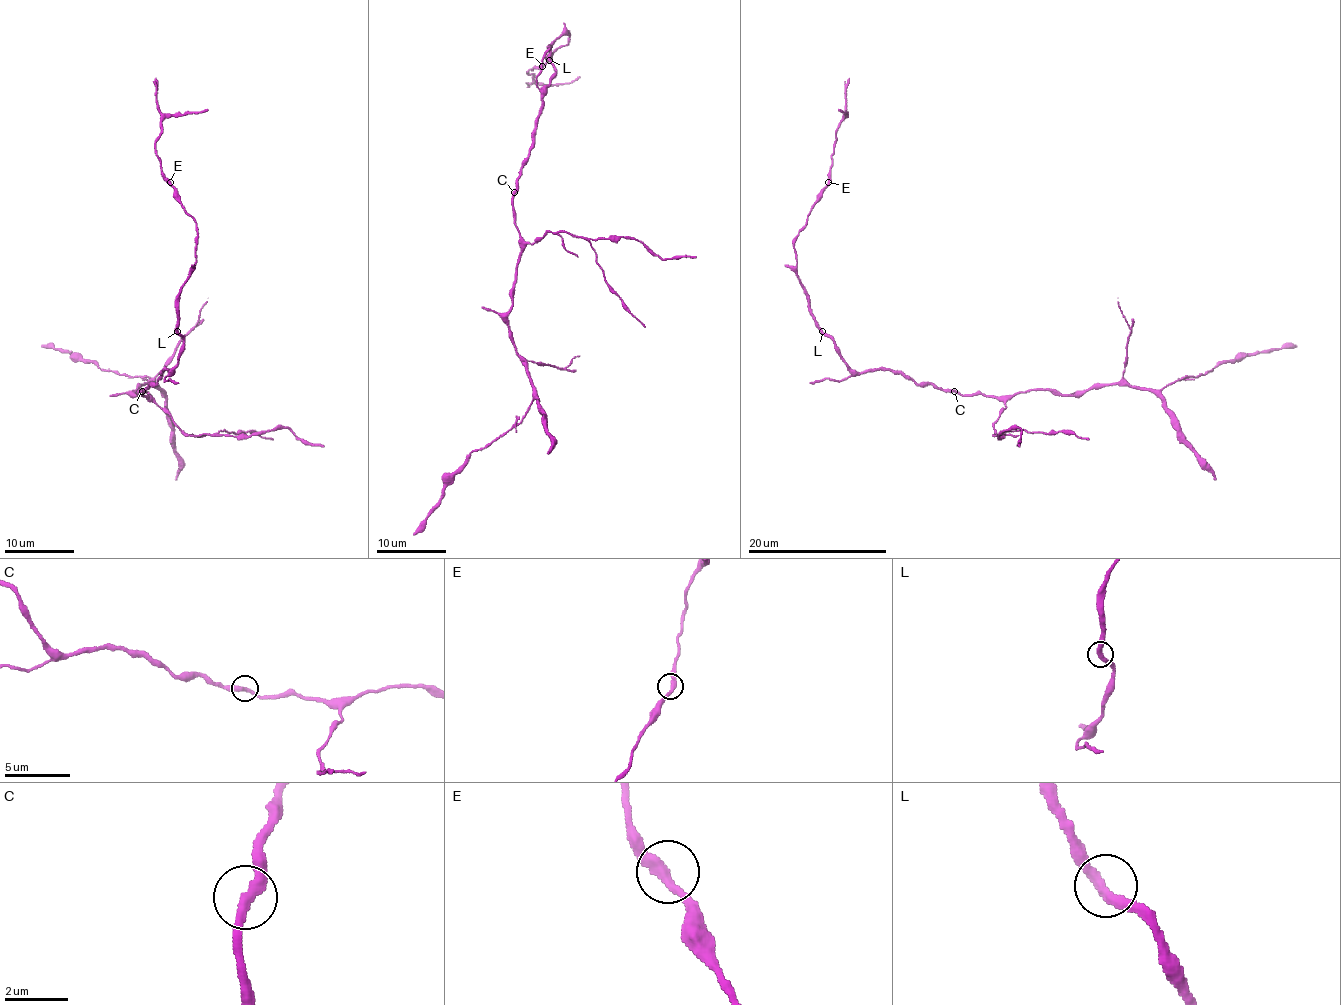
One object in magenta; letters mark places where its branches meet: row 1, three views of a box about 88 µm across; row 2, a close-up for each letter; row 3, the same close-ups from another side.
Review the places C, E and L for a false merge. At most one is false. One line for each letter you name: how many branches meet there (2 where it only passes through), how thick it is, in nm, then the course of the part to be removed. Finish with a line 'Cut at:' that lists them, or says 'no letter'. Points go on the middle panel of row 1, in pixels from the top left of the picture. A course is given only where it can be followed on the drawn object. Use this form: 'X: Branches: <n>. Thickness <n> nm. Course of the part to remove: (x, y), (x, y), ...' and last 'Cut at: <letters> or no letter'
Cut at: no letter

